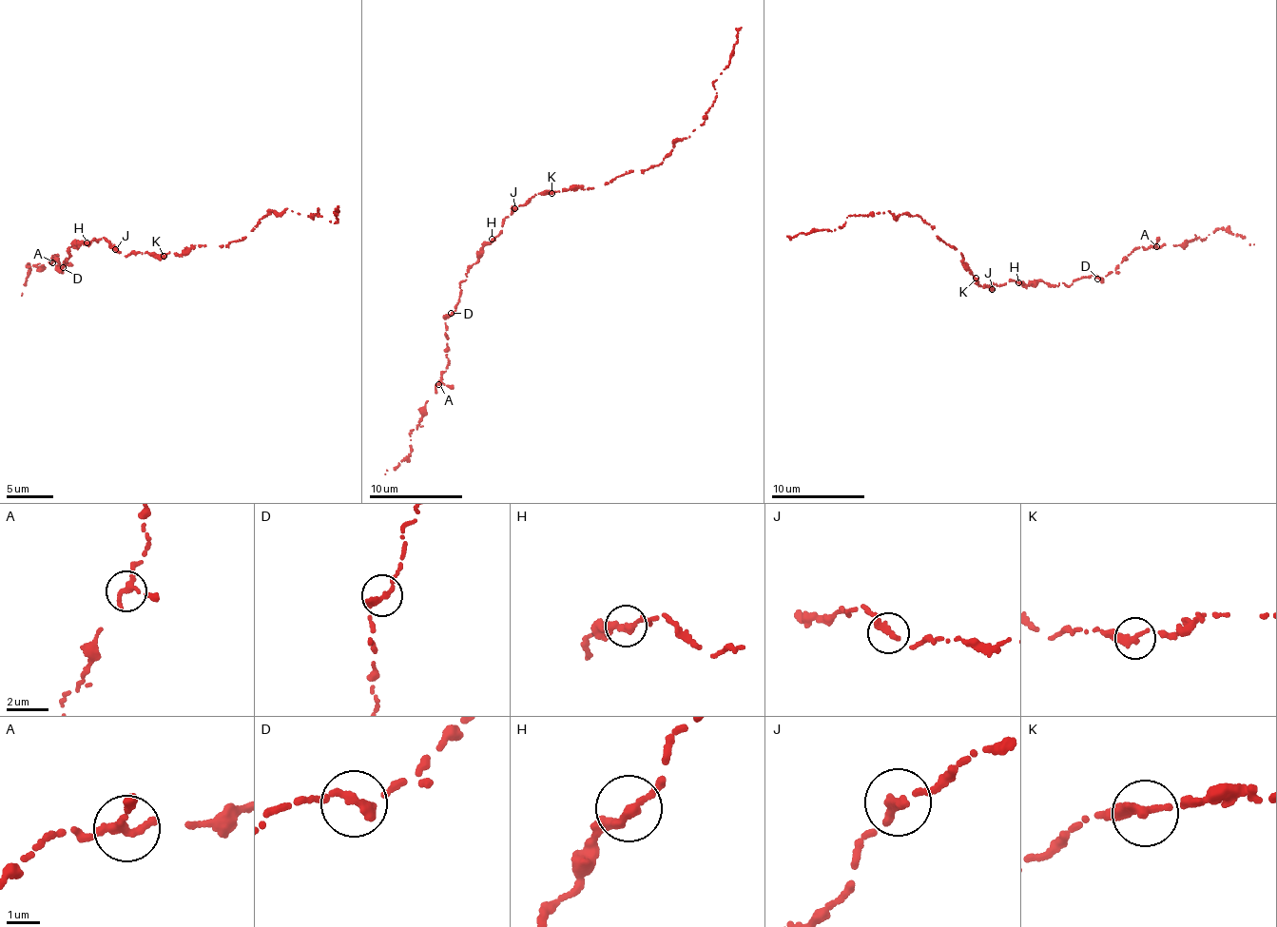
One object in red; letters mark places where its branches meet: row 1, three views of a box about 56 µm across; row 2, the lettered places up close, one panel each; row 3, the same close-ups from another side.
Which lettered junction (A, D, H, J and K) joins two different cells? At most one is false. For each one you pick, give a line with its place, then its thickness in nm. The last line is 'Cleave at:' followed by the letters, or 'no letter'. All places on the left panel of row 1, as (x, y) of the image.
Cleave at: no letter

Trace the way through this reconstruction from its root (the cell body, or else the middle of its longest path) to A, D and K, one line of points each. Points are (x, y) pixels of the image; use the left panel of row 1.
A: (129, 255), (103, 239), (71, 244), (70, 256), (62, 267), (56, 266), (59, 267), (57, 256), (52, 262)
D: (129, 255), (103, 239), (92, 240), (71, 244), (63, 267)
K: (129, 255), (153, 251), (164, 257)

